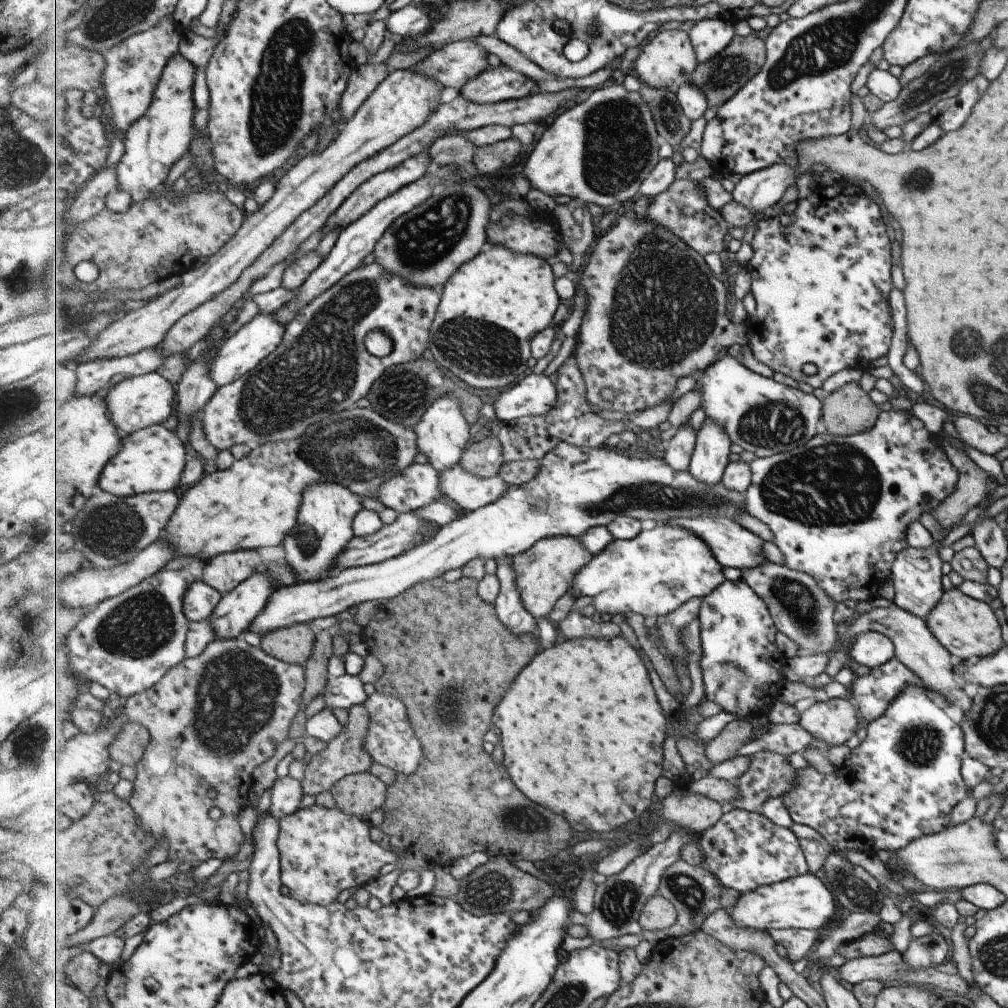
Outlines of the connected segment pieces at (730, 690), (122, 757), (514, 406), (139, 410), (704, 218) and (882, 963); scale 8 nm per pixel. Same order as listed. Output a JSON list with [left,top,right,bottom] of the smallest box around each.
[[699,580,788,719],[110,721,149,767],[493,373,559,423],[105,374,177,436],[637,179,728,256],[837,950,967,996]]

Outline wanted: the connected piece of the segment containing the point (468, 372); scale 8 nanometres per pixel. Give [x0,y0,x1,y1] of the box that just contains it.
[430,246,561,388]

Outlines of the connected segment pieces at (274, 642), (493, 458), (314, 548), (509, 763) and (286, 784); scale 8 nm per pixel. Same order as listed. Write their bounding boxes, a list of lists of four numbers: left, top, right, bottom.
[[260,623,316,666],[460,432,505,478],[284,482,363,581],[494,635,669,832],[269,776,305,820]]

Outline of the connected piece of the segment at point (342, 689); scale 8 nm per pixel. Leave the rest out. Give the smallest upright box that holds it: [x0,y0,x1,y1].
[324,673,369,711]

